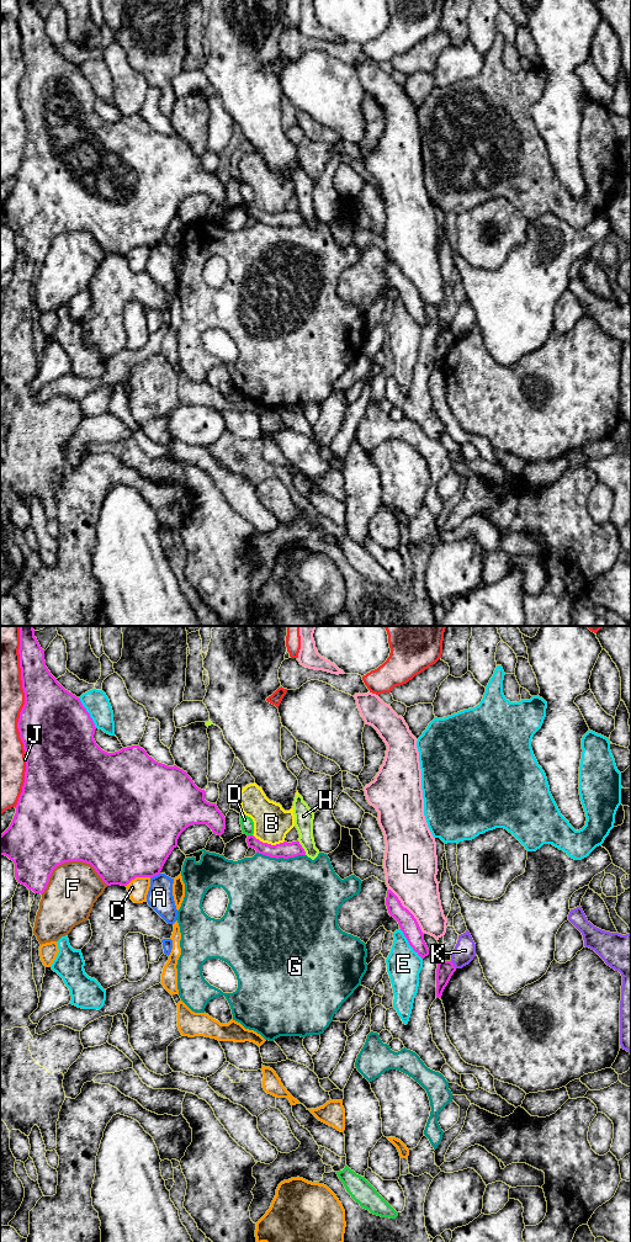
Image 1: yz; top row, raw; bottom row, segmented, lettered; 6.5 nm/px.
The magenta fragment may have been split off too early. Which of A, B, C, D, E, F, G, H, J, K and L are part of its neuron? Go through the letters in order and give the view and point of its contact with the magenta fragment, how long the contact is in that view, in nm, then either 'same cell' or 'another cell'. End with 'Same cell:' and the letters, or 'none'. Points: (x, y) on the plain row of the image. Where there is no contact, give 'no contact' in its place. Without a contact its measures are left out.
A: yz (154, 244) | 80 nm | another cell
B: yz (269, 213) | 220 nm | another cell
C: yz (138, 245) | 180 nm | another cell
D: yz (250, 205) | 30 nm | another cell
E: yz (409, 313) | 240 nm | another cell
F: yz (69, 229) | 440 nm | another cell
G: yz (281, 226) | 320 nm | another cell
H: yz (302, 217) | 110 nm | another cell
J: yz (19, 89) | 1150 nm | another cell
K: yz (452, 334) | 60 nm | another cell
L: yz (408, 280) | 360 nm | another cell
Same cell: none

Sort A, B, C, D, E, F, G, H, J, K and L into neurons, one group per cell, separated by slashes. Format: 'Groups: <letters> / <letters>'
Groups: A / B / C / D / E / F / G / H / J / K / L

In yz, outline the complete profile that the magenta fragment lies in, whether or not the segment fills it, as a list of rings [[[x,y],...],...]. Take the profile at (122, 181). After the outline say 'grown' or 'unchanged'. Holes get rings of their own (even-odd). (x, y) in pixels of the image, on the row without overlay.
[[[20,0],[20,37],[22,58],[25,62],[25,74],[20,81],[17,97],[20,107],[23,112],[26,140],[22,161],[16,174],[16,182],[10,196],[0,205],[0,224],[7,225],[15,233],[15,246],[18,253],[25,254],[35,262],[43,262],[48,255],[49,246],[53,239],[69,230],[83,230],[90,233],[102,250],[107,254],[127,255],[136,246],[154,246],[160,243],[166,228],[171,221],[177,216],[180,203],[192,193],[207,193],[213,203],[222,205],[226,198],[226,187],[218,179],[216,172],[210,172],[205,169],[205,159],[198,158],[186,140],[174,136],[155,131],[147,121],[139,115],[122,117],[115,122],[102,120],[95,111],[95,92],[90,83],[83,75],[79,67],[65,59],[57,48],[51,43],[46,36],[44,18],[41,17],[35,0]]] | unchanged

